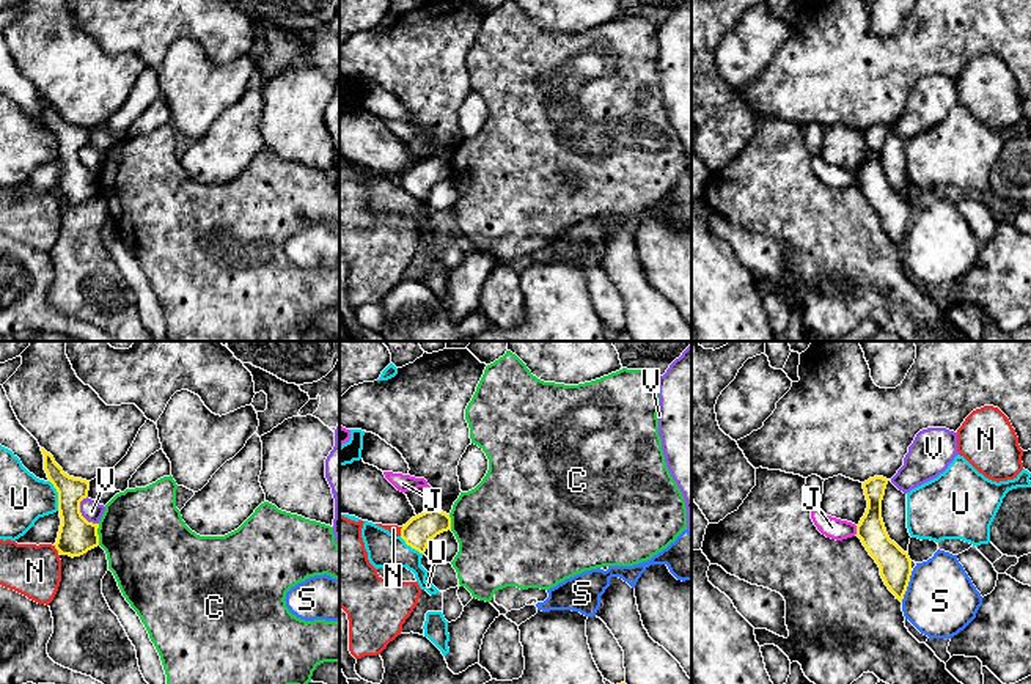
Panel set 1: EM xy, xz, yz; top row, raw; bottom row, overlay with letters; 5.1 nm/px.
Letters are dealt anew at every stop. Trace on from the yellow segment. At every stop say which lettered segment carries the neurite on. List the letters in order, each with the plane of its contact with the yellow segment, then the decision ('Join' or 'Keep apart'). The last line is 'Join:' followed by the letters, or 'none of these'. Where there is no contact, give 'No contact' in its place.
C: Touches yellow in xy. Keep apart
J: Touches yellow in yz. Keep apart
N: Touches yellow in xz. Keep apart
S: Touches yellow in yz. Keep apart
U: Touches yellow in xy. Keep apart
V: Touches yellow in xy. Keep apart
Join: none of these

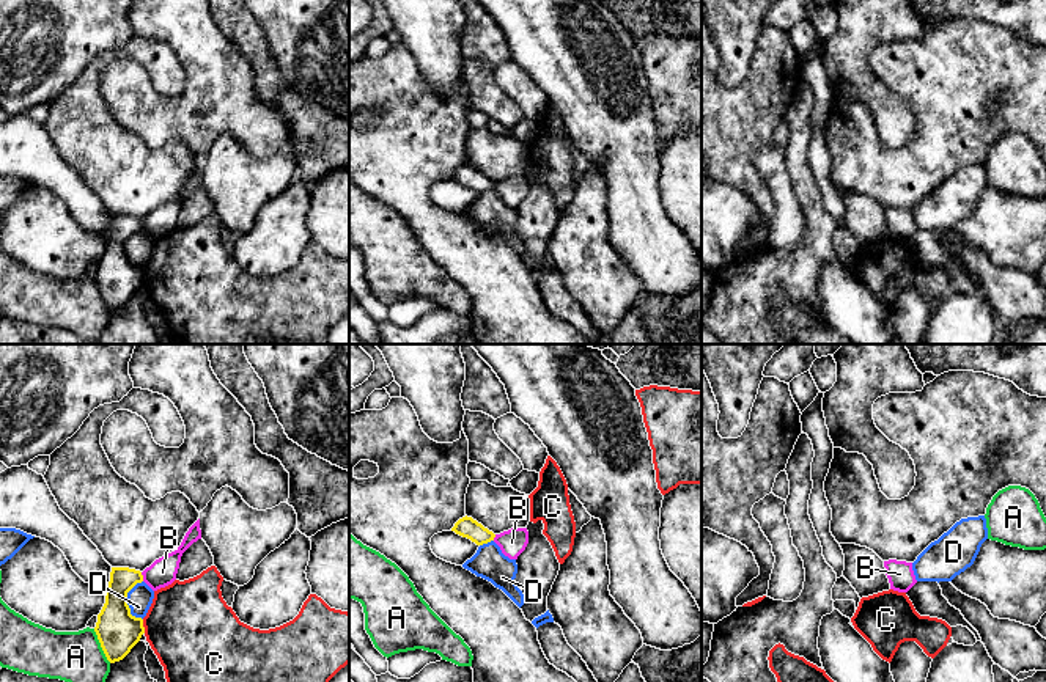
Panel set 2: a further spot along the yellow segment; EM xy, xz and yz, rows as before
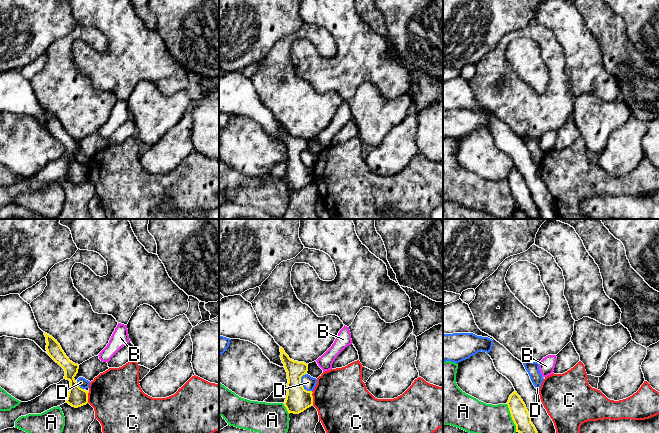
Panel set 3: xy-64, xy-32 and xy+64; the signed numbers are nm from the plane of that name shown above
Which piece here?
A: Touches yellow in xy. Keep apart
B: Touches yellow in xy. Keep apart
C: Touches yellow in xy. Keep apart
D: Touches yellow in xy. Keep apart
Join: none of these

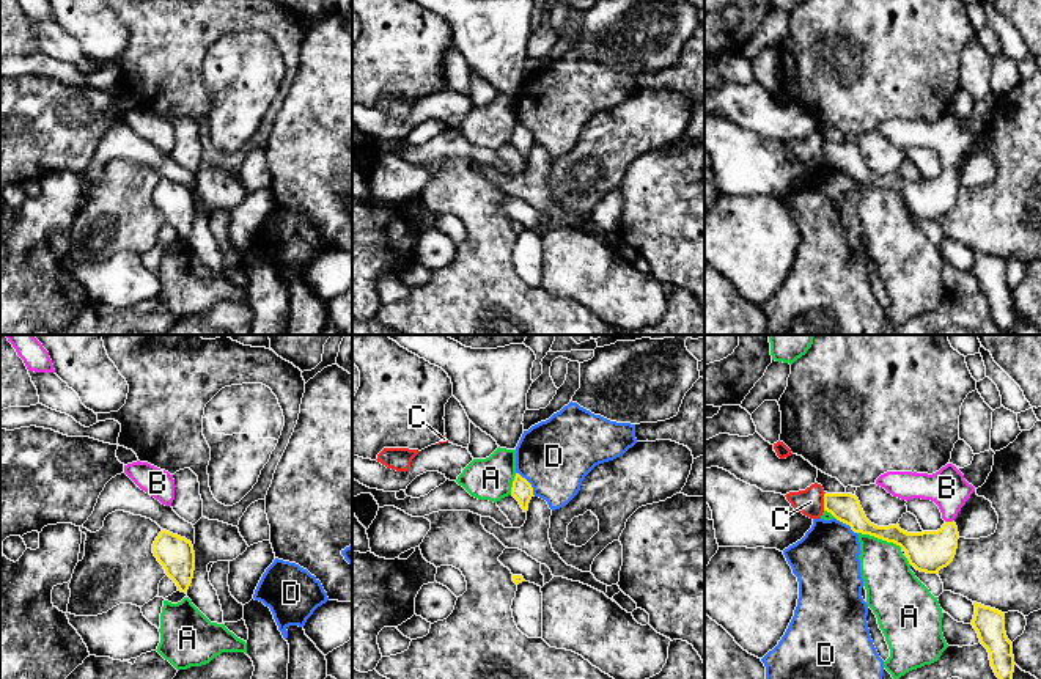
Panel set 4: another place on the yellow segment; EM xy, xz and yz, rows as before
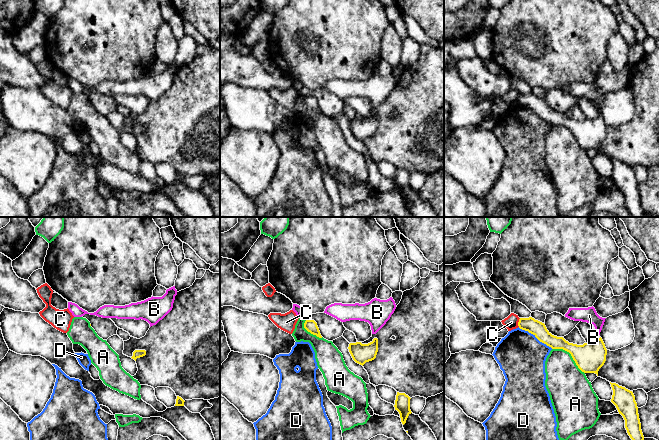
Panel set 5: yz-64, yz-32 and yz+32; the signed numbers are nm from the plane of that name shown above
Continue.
A: Touches yellow in yz. Keep apart
B: Touches yellow in yz. Join
C: Touches yellow in yz. Keep apart
D: Touches yellow in xz. Keep apart
Join: B

